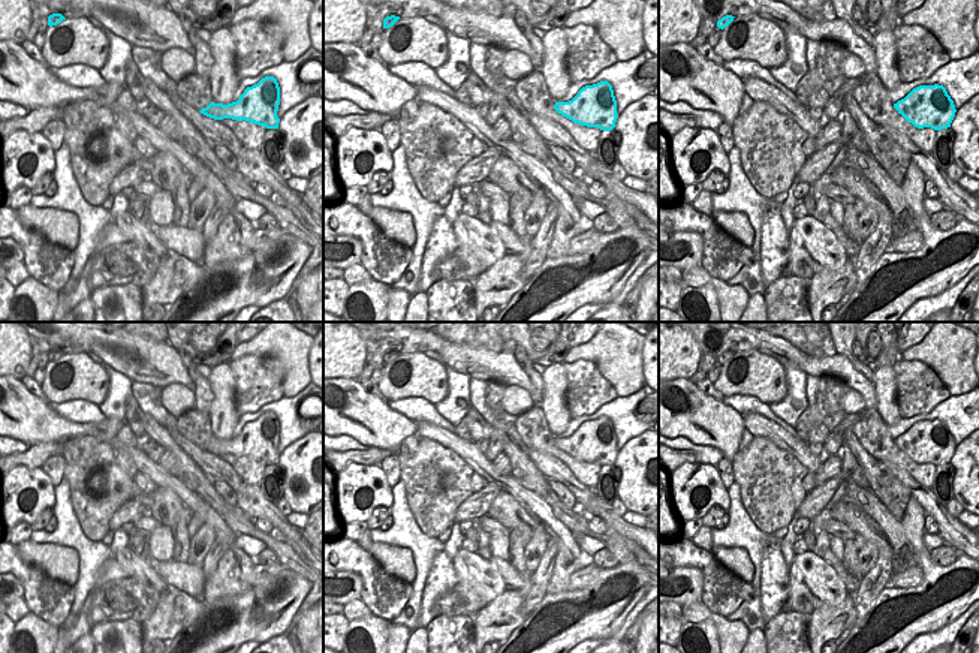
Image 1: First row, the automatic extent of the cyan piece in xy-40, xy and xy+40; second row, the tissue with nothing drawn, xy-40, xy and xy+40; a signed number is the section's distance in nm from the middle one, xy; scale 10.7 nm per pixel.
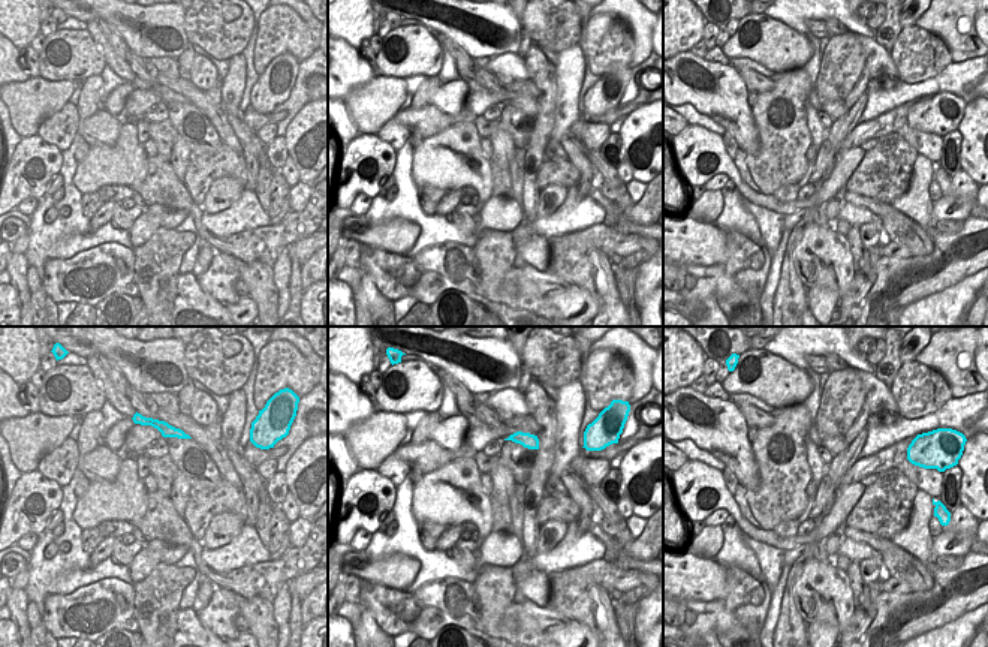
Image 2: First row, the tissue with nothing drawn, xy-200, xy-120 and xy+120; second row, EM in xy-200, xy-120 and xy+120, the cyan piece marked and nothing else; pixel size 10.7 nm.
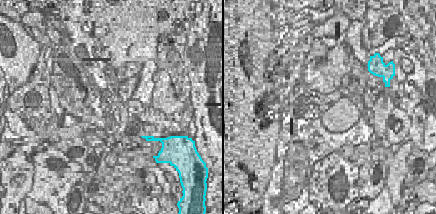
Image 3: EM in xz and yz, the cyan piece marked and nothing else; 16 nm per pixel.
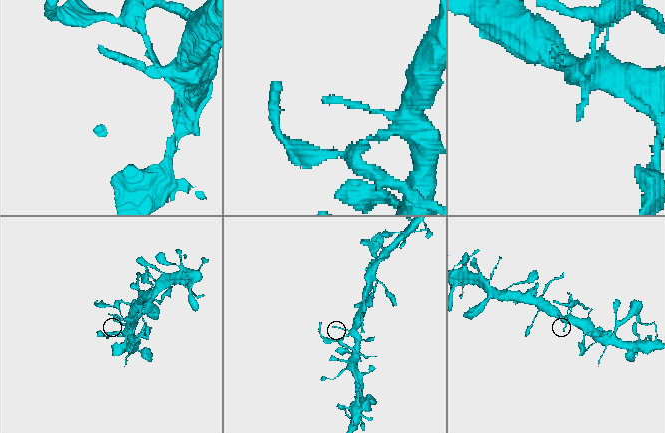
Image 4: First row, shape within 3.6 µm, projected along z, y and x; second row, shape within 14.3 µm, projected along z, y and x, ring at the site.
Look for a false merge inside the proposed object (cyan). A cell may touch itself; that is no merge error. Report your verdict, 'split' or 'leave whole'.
split

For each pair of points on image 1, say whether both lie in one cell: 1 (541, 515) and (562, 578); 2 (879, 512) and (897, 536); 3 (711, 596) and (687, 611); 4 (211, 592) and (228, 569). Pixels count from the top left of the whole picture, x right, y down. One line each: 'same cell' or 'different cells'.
1: same cell
2: same cell
3: different cells
4: same cell

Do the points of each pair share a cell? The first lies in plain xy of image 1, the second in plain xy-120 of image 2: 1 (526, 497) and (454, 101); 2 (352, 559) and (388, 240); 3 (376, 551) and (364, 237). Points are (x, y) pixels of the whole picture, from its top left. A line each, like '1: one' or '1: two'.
1: two
2: two
3: one

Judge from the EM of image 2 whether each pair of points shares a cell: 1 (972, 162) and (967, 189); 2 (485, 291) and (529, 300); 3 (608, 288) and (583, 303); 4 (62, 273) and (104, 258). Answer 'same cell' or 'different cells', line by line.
1: different cells
2: different cells
3: different cells
4: same cell

